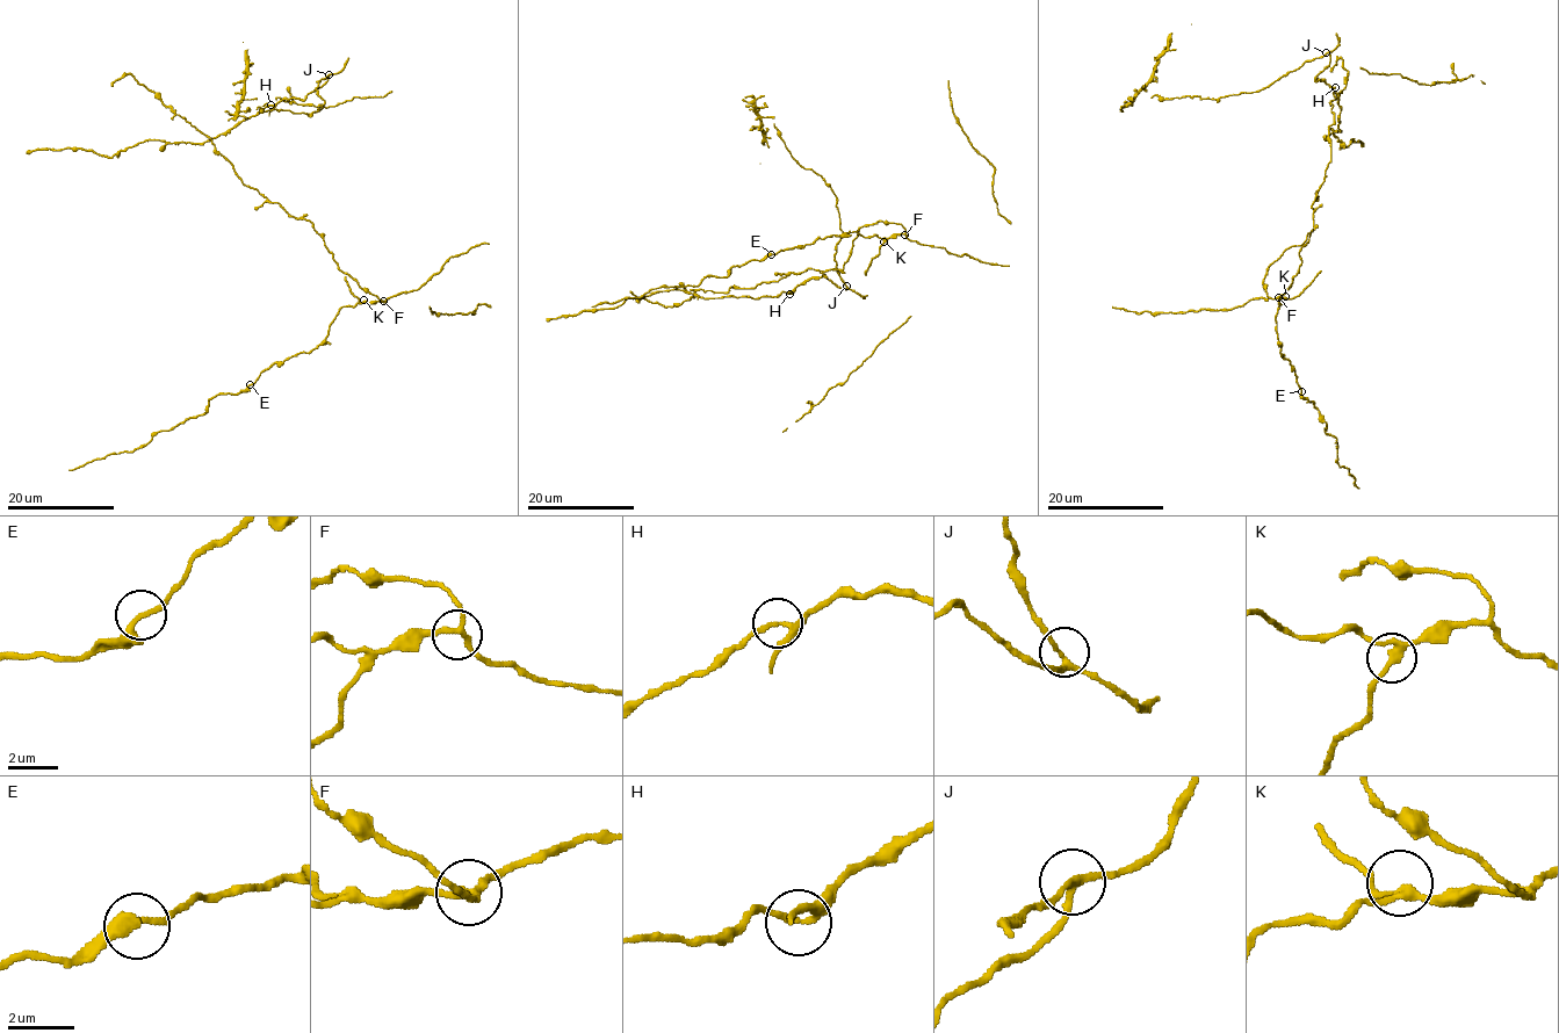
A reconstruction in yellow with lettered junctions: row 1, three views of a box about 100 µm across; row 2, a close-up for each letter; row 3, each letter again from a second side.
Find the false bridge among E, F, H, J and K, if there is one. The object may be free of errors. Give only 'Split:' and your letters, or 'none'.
Split: none

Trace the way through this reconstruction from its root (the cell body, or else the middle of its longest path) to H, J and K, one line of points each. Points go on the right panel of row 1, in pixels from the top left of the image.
H: (1312, 202), (1330, 160), (1329, 128), (1340, 123), (1341, 108), (1335, 86)
J: (1312, 202), (1330, 160), (1329, 128), (1340, 123), (1341, 113), (1334, 88), (1315, 79), (1329, 64), (1326, 52)
K: (1312, 202), (1313, 230), (1300, 245), (1290, 246), (1268, 267), (1264, 277), (1267, 296), (1285, 296)

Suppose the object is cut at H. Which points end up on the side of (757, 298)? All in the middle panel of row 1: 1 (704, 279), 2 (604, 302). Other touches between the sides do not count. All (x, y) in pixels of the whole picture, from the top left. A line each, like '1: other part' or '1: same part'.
1: other part
2: other part

